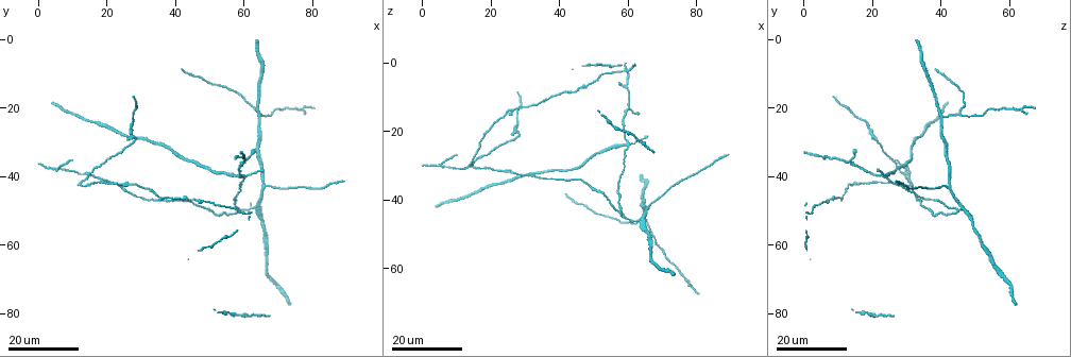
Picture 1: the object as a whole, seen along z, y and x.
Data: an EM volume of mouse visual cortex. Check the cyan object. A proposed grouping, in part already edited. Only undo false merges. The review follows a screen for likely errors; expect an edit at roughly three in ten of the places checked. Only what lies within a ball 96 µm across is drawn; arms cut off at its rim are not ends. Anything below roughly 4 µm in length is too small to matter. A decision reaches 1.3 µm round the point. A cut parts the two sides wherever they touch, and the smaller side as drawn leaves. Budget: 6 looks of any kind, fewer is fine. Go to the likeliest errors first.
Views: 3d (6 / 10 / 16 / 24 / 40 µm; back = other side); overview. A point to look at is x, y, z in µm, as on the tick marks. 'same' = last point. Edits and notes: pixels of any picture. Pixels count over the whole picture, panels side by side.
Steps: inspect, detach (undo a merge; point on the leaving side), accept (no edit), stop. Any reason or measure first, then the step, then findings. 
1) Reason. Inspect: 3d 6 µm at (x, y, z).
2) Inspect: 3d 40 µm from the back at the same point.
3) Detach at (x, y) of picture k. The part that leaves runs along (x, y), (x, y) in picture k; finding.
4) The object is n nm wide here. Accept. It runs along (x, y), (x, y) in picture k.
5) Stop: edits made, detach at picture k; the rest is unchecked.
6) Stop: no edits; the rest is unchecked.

Three arms meet. Inspect: 3d 16 µm at (59.0, 49.0, 44.5).

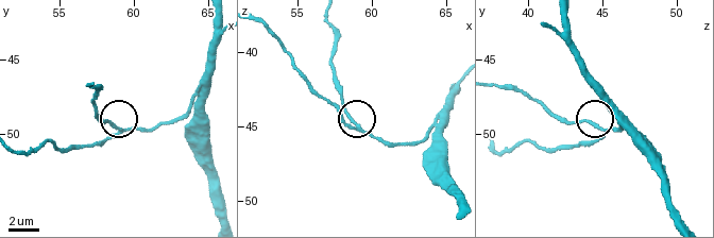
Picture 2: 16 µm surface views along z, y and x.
Inspect: 3d 10 µm at (59.0, 49.6, 45.0).

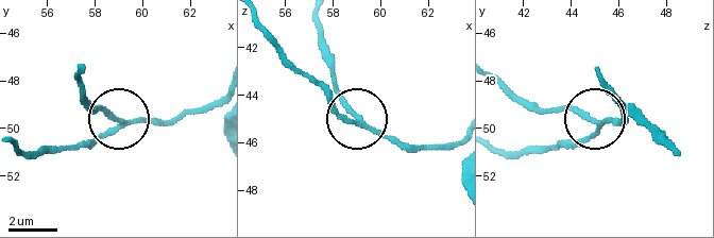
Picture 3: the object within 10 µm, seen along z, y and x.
The object is 180 nm wide here. Accept. It runs along (256, 26), (341, 117), (360, 119), (407, 151) in picture 3; one cell here.

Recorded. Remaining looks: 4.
Arms run side by side. Inspect: 3d 16 µm at (14.5, 39.5, 29.5).

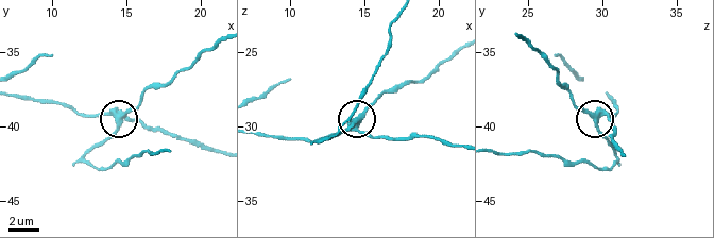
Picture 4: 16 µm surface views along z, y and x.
Inspect: 3d 6 µm at (14.6, 39.8, 29.6).

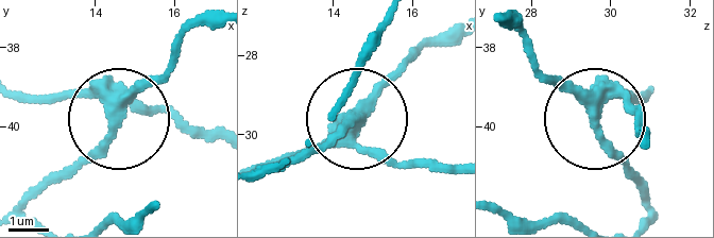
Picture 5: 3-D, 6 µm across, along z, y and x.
5 arms meet here. Detach at (105, 152) of picture 5. The part that leaves runs along (604, 91), (604, 129), (644, 220) in picture 5; a second cell is stuck on.

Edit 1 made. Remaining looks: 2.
Stop: edits made, detach at picture 5; the rest is unchecked.

